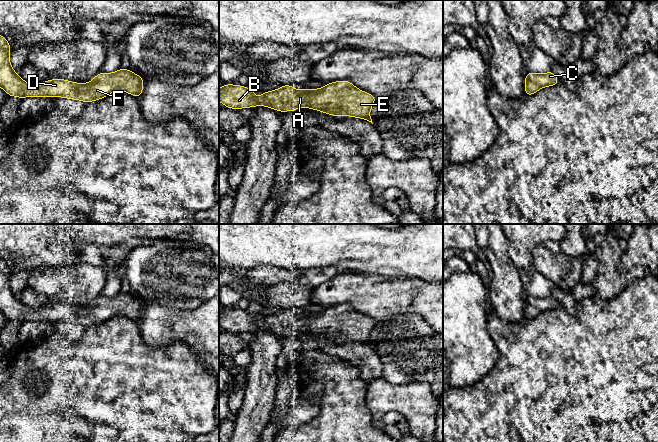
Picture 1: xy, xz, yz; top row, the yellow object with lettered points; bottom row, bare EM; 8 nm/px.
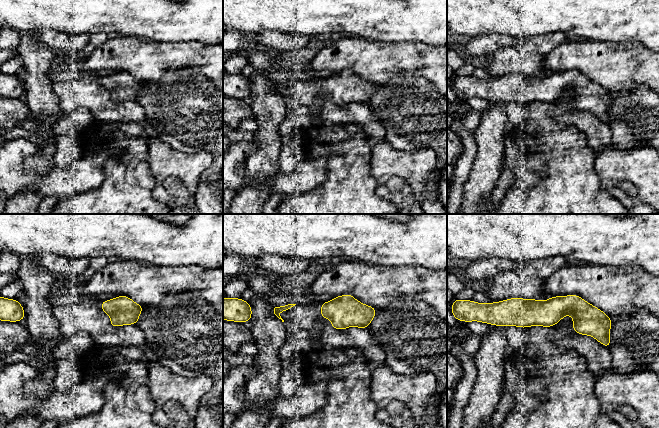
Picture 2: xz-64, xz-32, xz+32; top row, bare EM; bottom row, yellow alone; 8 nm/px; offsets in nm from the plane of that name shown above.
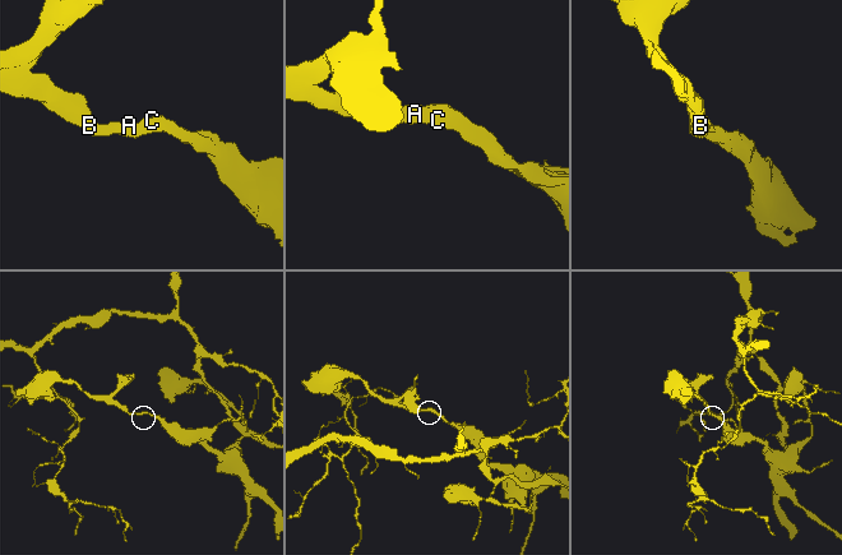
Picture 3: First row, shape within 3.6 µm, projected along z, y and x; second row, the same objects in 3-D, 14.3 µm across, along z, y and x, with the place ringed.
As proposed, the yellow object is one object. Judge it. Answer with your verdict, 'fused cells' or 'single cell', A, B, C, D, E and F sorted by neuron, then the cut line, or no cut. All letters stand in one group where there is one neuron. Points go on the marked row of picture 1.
single cell; A B C D E F; no cut

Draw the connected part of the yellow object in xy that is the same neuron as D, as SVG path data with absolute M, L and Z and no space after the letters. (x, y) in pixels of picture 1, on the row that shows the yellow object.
M0 35L0 88L8 96L21 99L26 97L61 97L83 101L87 104L101 100L118 90L136 98L143 93L143 77L125 68L120 68L113 73L100 71L87 83L55 78L40 84L30 84L17 75L13 69L10 63L11 49L7 38Z

